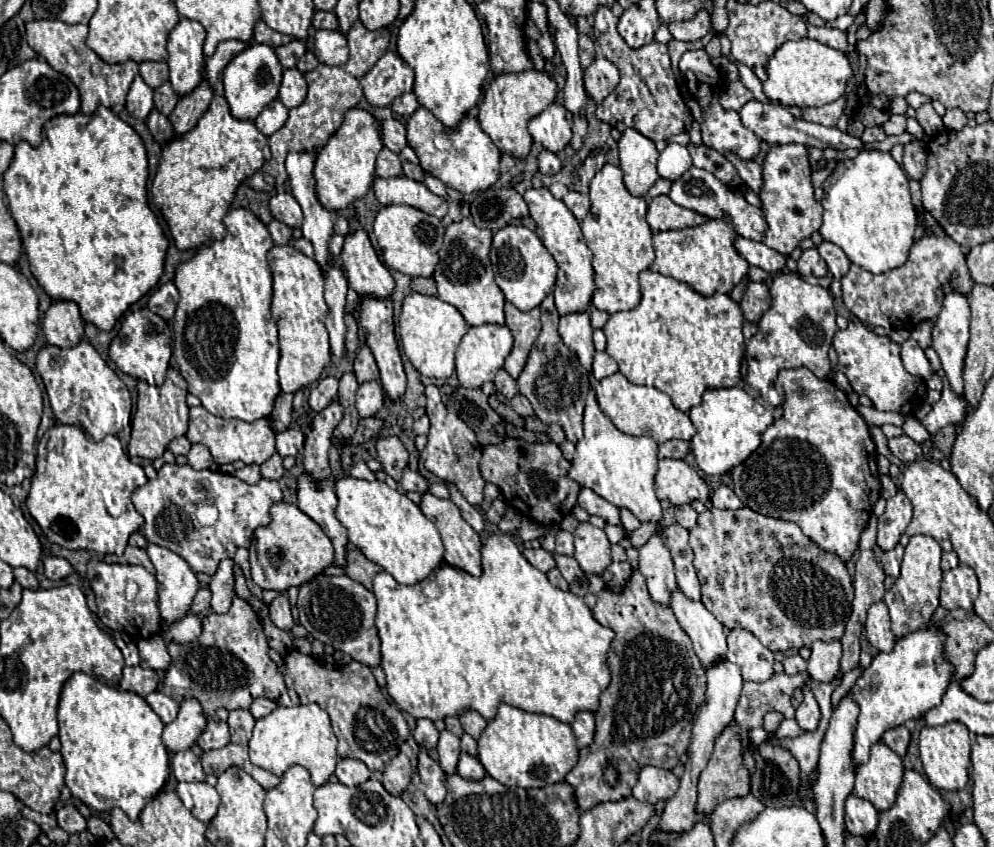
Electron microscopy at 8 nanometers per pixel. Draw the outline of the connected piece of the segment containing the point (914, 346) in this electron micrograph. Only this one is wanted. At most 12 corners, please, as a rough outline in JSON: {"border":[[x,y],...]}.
{"border":[[914,339],[900,347],[908,373],[930,379],[930,361]]}

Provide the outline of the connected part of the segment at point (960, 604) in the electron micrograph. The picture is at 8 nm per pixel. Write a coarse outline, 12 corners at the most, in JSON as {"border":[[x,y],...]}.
{"border":[[958,565],[944,573],[940,605],[972,611],[978,577]]}

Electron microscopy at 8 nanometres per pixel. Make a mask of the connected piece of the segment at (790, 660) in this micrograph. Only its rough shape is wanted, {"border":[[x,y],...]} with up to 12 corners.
{"border":[[800,655],[782,661],[784,673],[796,675],[806,671],[806,661]]}

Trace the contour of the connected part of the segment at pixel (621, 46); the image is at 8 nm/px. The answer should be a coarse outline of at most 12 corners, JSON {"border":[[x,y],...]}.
{"border":[[600,5],[594,37],[620,71],[596,117],[652,141],[690,129],[668,47],[630,49]]}

